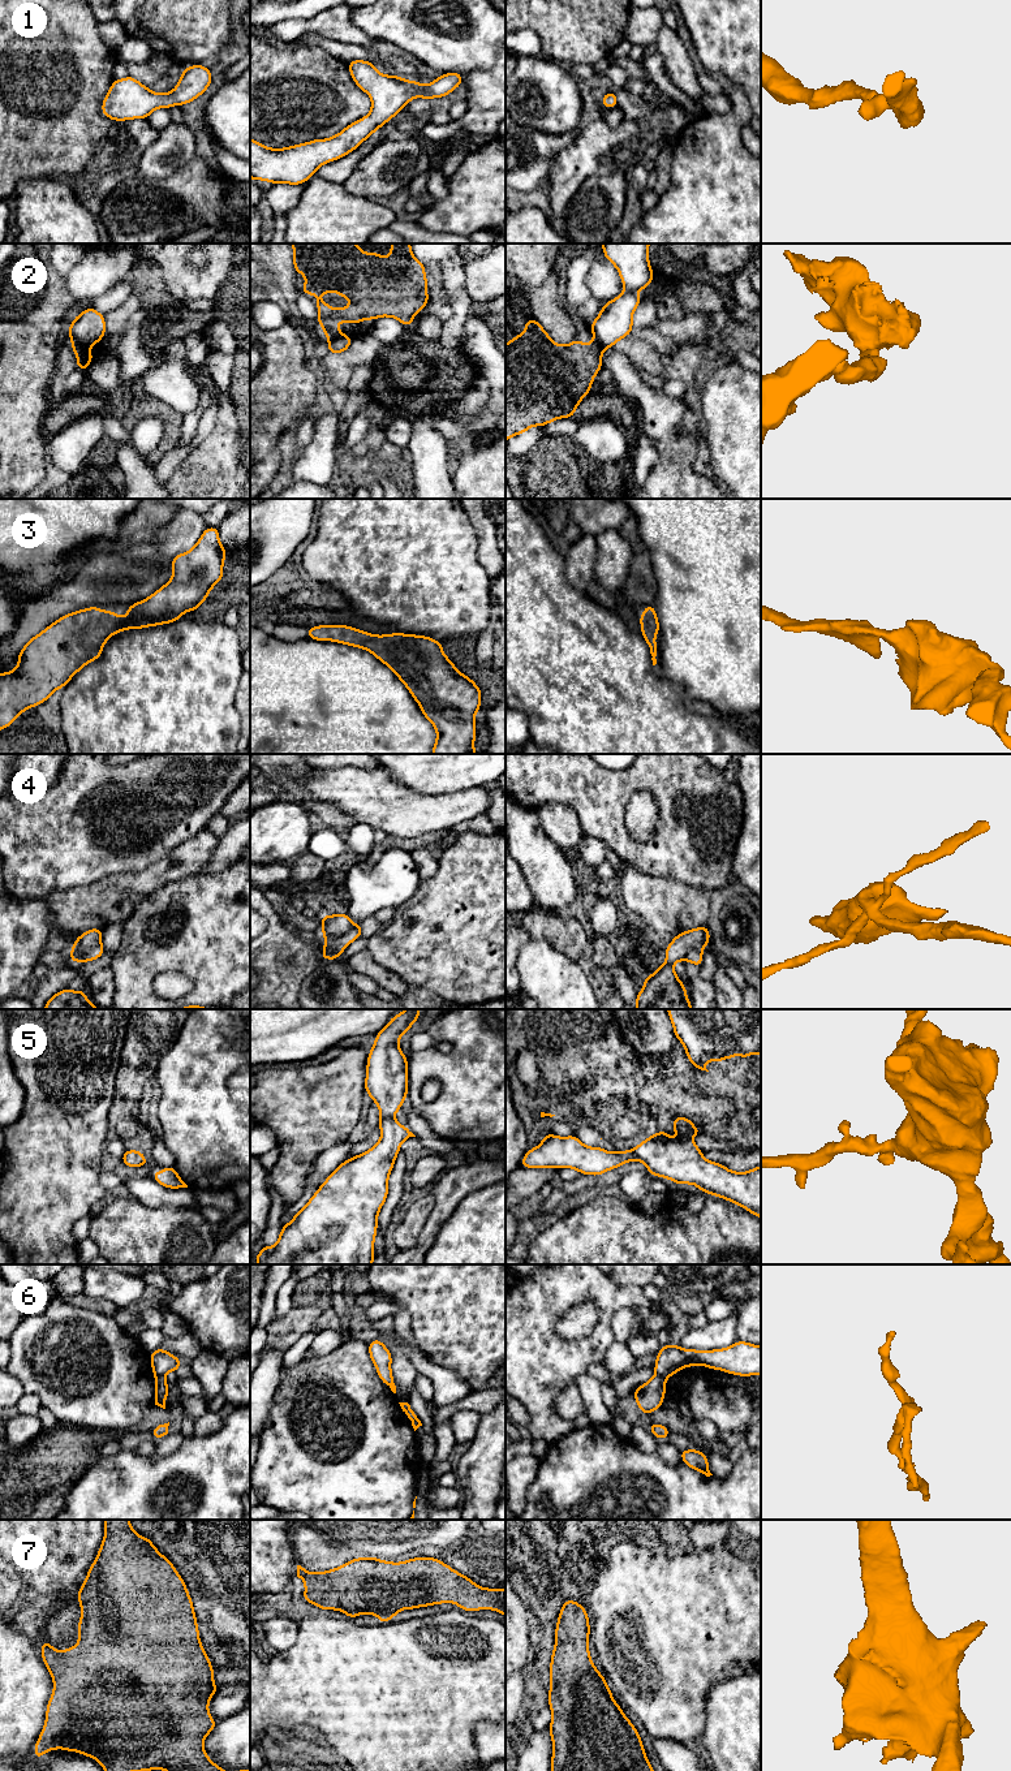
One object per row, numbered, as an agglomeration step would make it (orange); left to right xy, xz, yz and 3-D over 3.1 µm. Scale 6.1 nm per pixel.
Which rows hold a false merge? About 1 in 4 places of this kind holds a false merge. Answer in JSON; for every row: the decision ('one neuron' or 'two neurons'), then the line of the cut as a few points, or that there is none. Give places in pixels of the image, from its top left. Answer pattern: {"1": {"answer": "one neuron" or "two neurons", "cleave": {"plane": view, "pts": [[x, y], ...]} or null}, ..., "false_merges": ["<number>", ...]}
{"1": {"answer": "one neuron", "cleave": null}, "2": {"answer": "two neurons", "cleave": {"plane": "xy", "pts": [[71, 337], [87, 348]]}}, "3": {"answer": "one neuron", "cleave": null}, "4": {"answer": "two neurons", "cleave": {"plane": "xz", "pts": [[355, 925], [343, 935], [326, 939]]}}, "5": {"answer": "one neuron", "cleave": null}, "6": {"answer": "two neurons", "cleave": {"plane": "xy", "pts": [[163, 1375], [155, 1377]]}}, "7": {"answer": "one neuron", "cleave": null}, "false_merges": ["2", "4", "6"]}

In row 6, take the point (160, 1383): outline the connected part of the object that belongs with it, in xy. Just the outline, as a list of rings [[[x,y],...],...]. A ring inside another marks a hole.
[[[155,1376],[155,1405],[165,1409],[165,1400],[168,1397],[168,1383],[164,1376]]]

